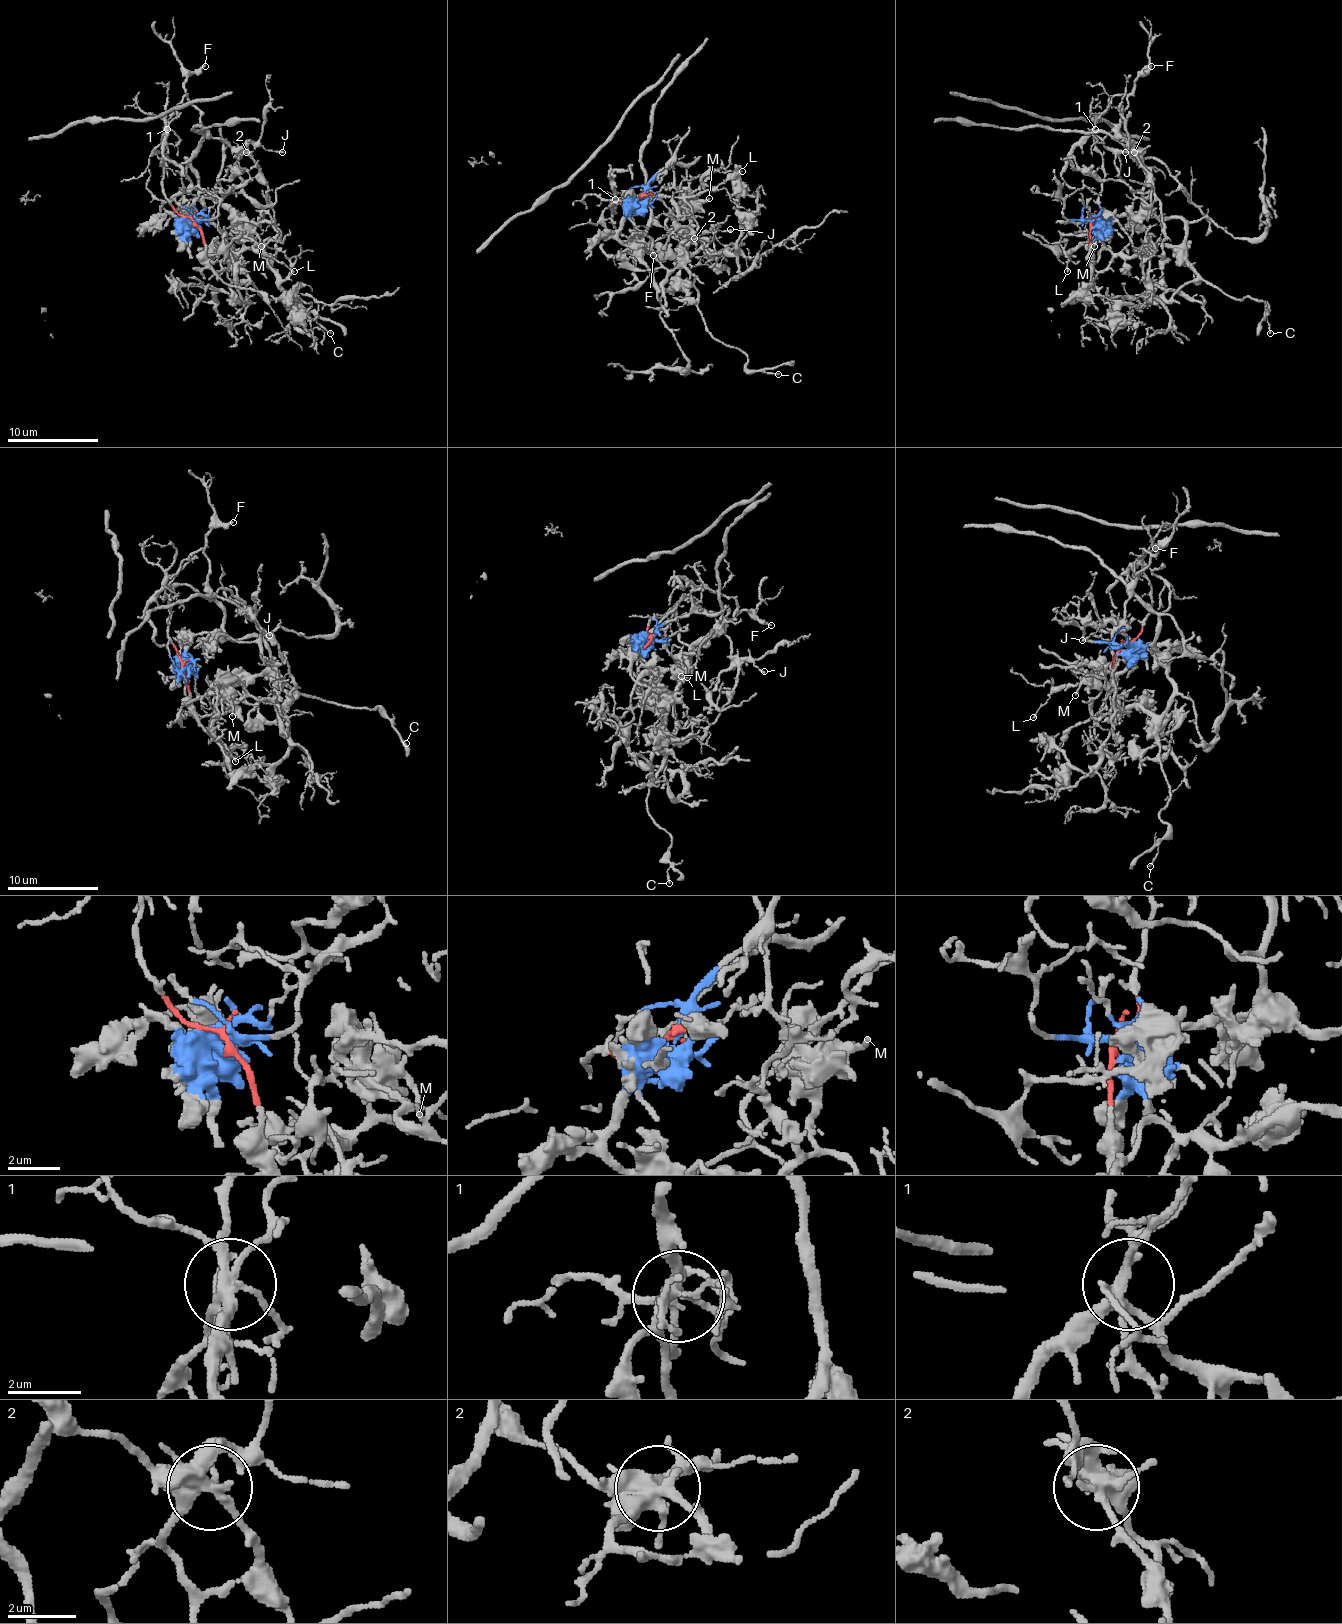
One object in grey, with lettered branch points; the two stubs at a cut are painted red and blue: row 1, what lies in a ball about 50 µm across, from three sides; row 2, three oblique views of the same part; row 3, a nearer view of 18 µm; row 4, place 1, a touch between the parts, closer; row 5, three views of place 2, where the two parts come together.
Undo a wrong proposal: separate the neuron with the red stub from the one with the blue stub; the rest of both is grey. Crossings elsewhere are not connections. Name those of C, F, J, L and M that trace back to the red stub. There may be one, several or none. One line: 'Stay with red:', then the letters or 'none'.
Stay with red: F

